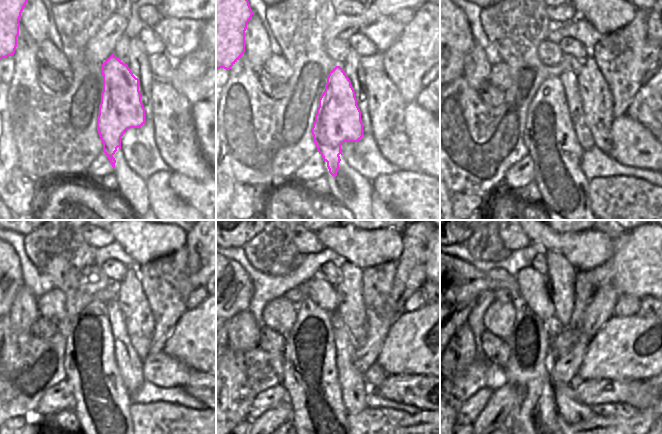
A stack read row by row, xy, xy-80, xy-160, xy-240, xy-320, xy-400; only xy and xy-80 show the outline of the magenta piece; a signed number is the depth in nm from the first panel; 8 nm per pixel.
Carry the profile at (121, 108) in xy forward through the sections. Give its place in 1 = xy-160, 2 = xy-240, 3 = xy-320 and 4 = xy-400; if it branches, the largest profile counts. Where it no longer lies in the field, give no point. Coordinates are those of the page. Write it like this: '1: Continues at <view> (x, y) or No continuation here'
1: Continues at xy-160 (549, 134)
2: Continues at xy-240 (90, 367)
3: Continues at xy-320 (309, 364)
4: Continues at xy-400 (527, 369).

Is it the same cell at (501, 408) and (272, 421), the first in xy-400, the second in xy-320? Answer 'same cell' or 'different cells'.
same cell

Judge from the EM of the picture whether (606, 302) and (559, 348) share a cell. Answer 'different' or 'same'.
same

